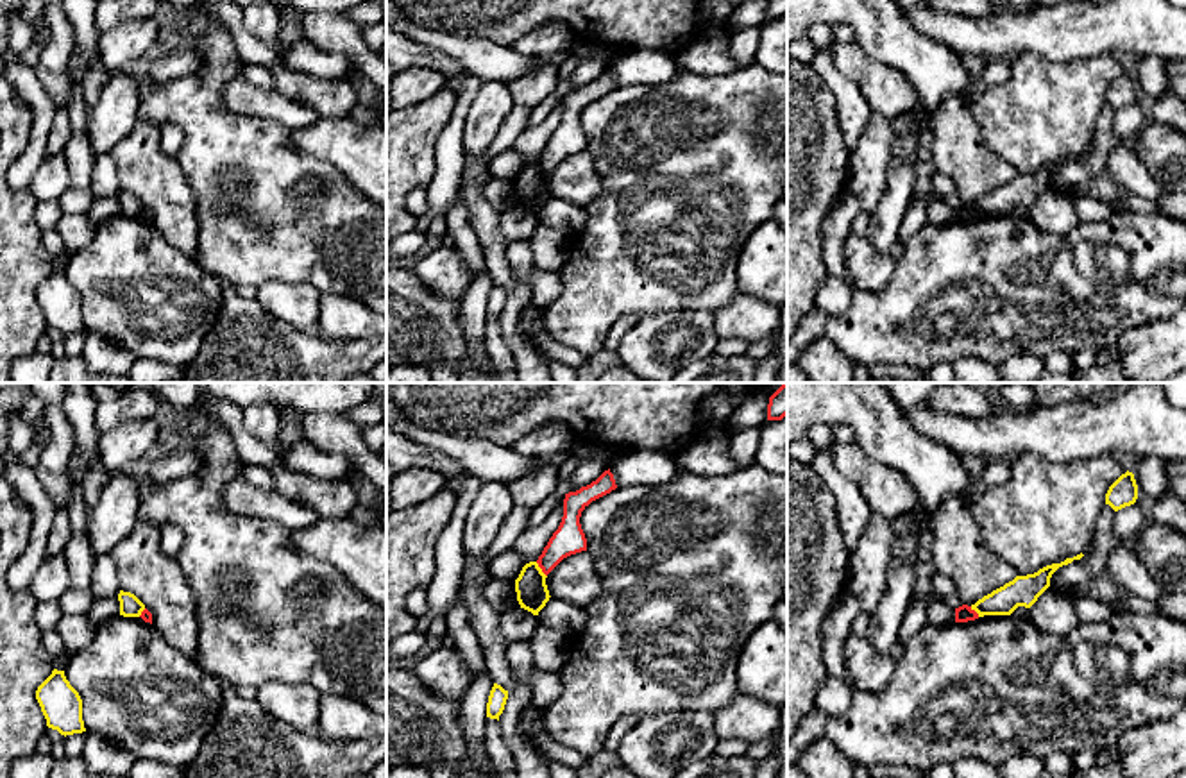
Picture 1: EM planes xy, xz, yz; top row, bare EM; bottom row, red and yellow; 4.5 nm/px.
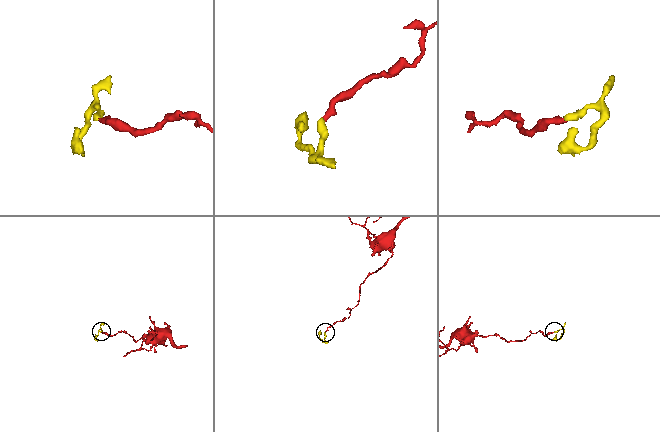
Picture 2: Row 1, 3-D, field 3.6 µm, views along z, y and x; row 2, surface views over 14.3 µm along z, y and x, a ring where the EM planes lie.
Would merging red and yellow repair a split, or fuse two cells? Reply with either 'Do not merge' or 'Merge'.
Do not merge

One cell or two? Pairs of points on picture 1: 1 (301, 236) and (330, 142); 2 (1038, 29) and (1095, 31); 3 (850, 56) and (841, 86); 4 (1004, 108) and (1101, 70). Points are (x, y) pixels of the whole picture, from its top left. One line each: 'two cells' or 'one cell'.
1: two cells
2: one cell
3: two cells
4: one cell

